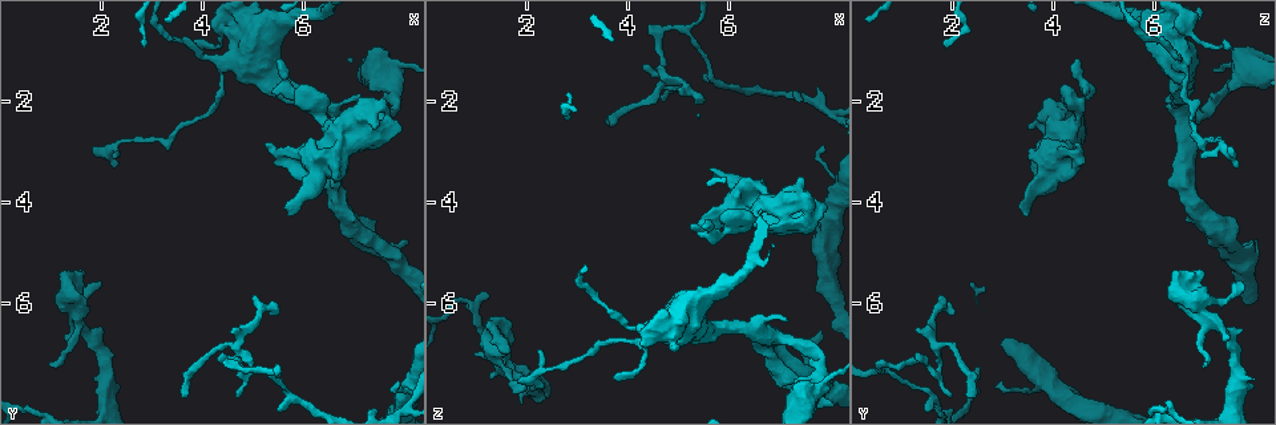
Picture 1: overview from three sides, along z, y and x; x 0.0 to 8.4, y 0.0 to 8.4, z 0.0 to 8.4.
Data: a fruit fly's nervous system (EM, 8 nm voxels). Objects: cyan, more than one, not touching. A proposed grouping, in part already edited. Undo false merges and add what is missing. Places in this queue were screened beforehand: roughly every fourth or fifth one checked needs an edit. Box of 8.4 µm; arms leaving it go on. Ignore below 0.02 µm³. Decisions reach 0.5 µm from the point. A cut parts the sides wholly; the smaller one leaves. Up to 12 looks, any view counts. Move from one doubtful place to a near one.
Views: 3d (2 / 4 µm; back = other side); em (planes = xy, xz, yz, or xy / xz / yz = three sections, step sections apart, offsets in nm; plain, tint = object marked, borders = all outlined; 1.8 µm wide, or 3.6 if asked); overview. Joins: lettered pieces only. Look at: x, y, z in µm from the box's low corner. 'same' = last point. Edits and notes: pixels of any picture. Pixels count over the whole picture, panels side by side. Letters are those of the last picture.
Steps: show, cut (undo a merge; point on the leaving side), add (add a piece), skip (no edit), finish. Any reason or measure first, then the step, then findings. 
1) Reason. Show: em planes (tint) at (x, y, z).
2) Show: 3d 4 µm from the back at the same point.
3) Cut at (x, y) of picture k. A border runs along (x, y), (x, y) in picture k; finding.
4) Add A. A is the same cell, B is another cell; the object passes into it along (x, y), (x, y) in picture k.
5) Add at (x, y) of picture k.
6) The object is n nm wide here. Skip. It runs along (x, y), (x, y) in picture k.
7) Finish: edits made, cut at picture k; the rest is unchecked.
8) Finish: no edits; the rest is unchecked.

Free end. Show: em xy step 16 (borders) at (0.95, 7.25, 7.00).

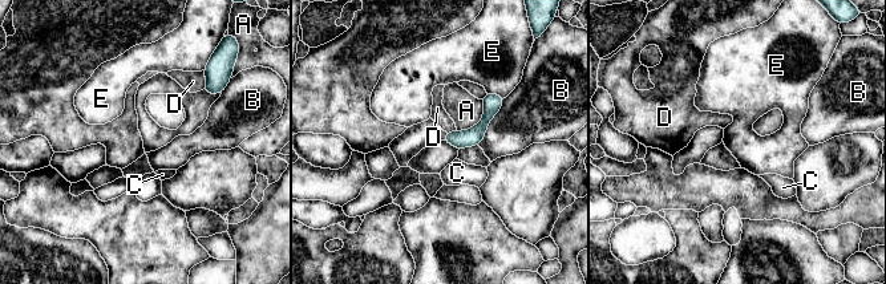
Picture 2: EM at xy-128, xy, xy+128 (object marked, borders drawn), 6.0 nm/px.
Show: em planes (borders) at the same point.

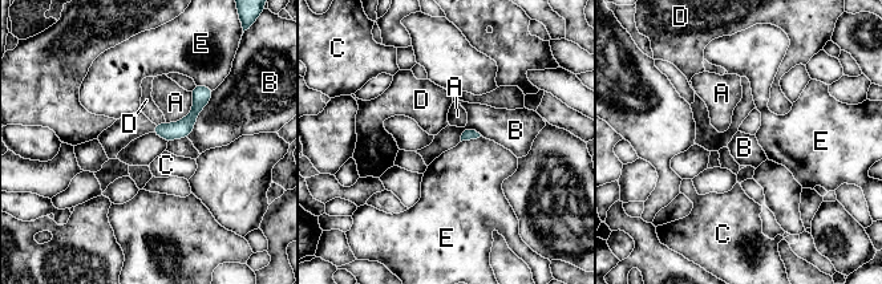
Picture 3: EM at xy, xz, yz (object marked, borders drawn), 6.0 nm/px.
Skip. A, B, C, D and E are other cells; it runs along (209, 92), (178, 130), (157, 130) in picture 3; none of them fits.

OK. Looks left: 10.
Free end. Show: em planes (tint) at (5.25, 2.80, 4.40).

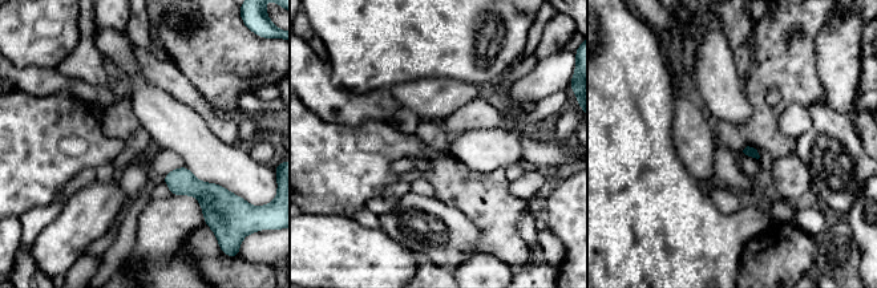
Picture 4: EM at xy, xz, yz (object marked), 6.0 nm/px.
What lies round it. Show: em planes (borders) at the same point.

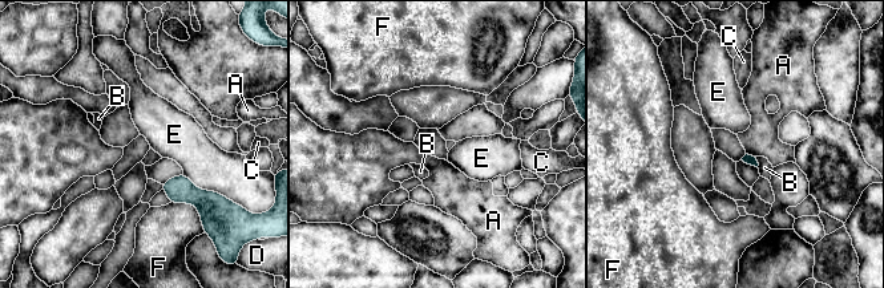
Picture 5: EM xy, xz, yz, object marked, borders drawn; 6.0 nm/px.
The longest contact is with E, 260 nm. Skip. A, B, C, D, E and F are other cells; none of them fits.

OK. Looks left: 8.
Show: em planes (tint) at (5.70, 4.25, 3.45).

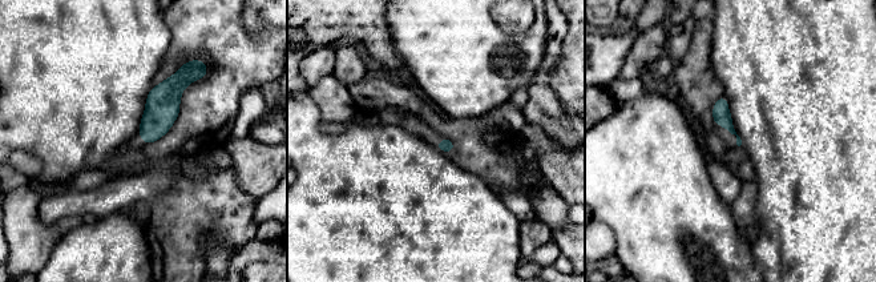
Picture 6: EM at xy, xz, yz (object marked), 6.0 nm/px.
See the neighbours. Show: em planes (borders) at the same point.

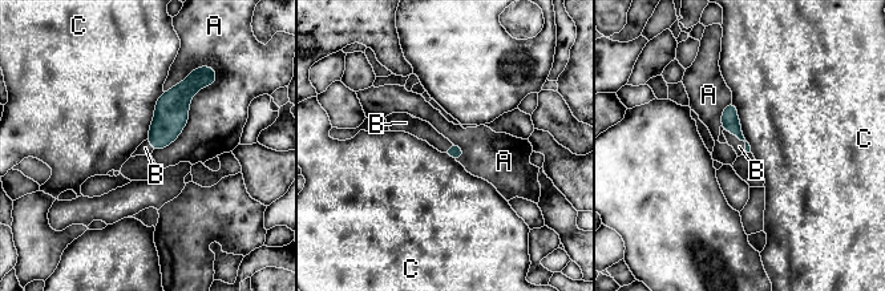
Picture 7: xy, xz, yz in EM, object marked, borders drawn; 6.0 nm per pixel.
Add B. B is the same cell, A and C are other cells; the object passes into it along (730, 120), (739, 138), (739, 146) in picture 7; it goes on there.

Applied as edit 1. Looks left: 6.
Show: overview.

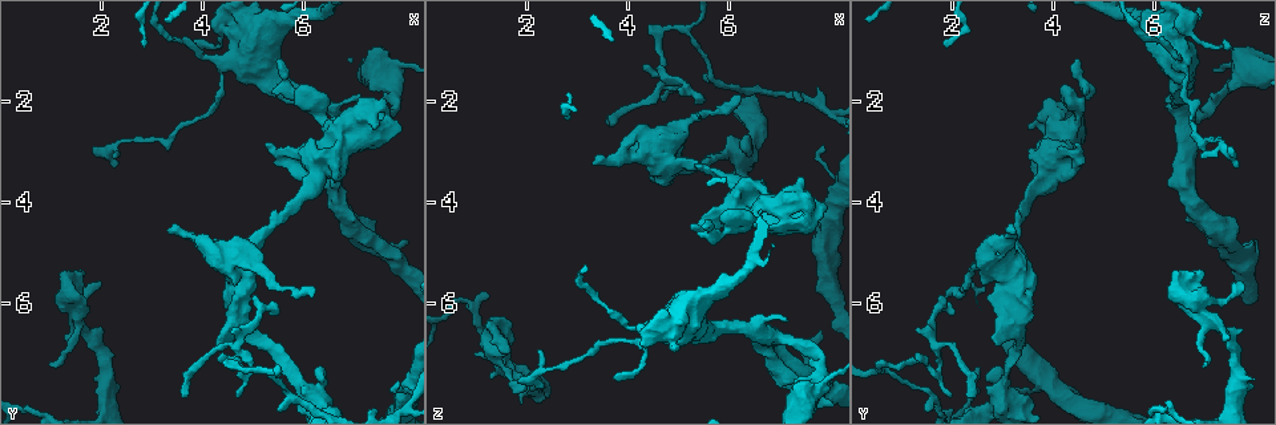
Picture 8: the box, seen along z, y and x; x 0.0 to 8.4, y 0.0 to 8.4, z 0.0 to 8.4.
Sharp bend. Show: em 3.6 µm planes (borders) at (4.70, 6.85, 1.75).

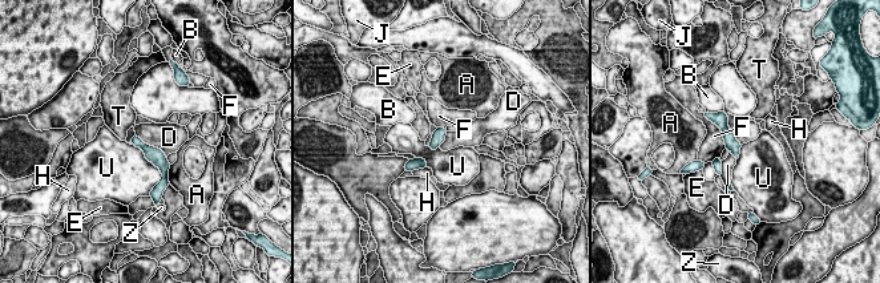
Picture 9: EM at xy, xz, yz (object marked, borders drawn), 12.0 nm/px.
The object is 160 nm wide here. Skip. A, B, D, E, F, H, J, T, U and Z are other cells; a border runs along (136, 134), (166, 158) in picture 9; continuous, no second neuron.

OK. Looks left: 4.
Calibre changes. Show: em 3.6 µm yz step 4 (borders) at (7.65, 1.55, 7.65).

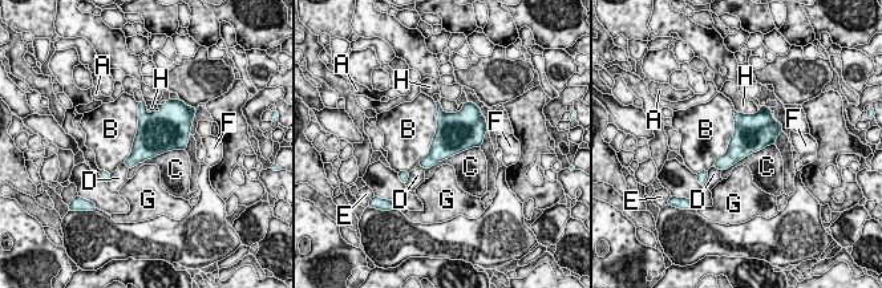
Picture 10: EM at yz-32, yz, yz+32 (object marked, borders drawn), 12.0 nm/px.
Skip. A, B, C, D, E, F, G and H are other cells; a border runs along (733, 117), (728, 149), (711, 166) in picture 10; one neuron here.

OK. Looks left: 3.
Finish: edits made, add at picture 7; the rest is unchecked.

